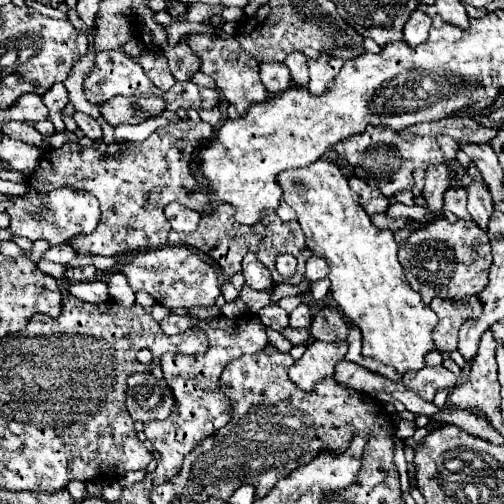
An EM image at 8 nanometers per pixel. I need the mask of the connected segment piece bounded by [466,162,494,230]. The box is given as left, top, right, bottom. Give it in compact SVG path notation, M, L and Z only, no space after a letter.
M474 162L468 164L466 168L466 174L472 176L472 184L466 186L466 194L468 194L468 212L472 216L472 220L482 228L486 230L488 226L488 216L492 214L494 210L494 204L492 204L492 196L482 180L482 174L478 170L478 166Z

